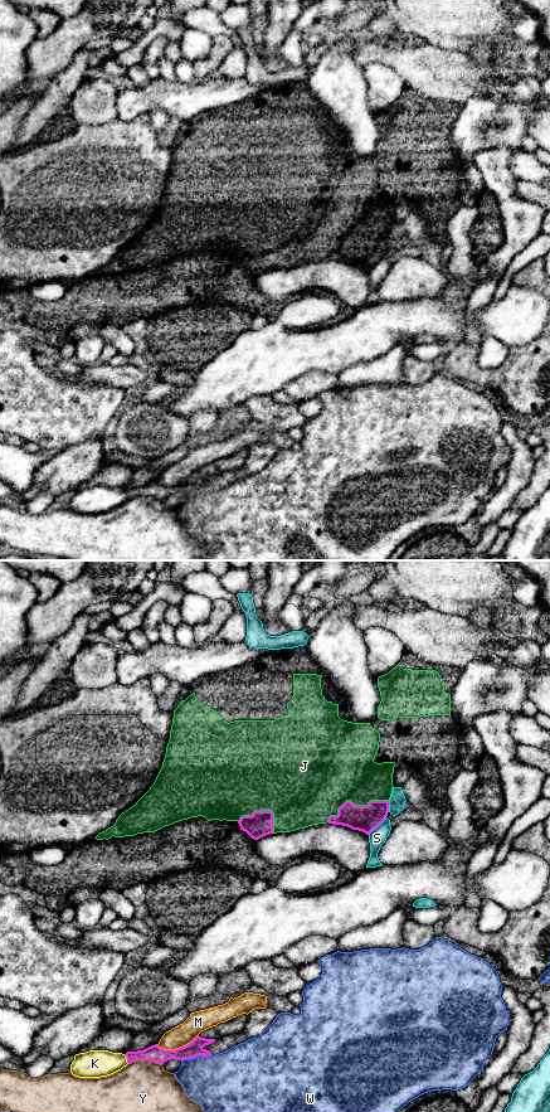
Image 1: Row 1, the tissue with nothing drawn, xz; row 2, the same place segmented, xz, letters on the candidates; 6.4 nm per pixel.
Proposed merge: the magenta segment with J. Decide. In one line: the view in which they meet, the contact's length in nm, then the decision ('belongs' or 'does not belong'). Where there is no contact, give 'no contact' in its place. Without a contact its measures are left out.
contact in xz; length 420 nm; belongs

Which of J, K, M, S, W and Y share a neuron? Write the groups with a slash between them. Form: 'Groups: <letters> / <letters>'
Groups: J / K / M / S / W / Y

